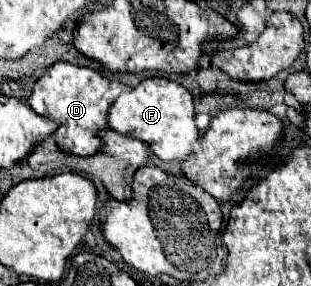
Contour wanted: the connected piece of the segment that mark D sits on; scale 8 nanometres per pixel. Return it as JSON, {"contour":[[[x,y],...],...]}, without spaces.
{"contour":[[[58,61],[44,73],[42,79],[38,79],[28,103],[38,115],[58,123],[54,139],[62,151],[80,157],[90,157],[94,155],[94,151],[102,149],[102,139],[98,139],[98,131],[108,129],[106,111],[110,111],[114,99],[118,99],[118,95],[126,91],[130,91],[128,85],[108,81],[94,69]]]}

